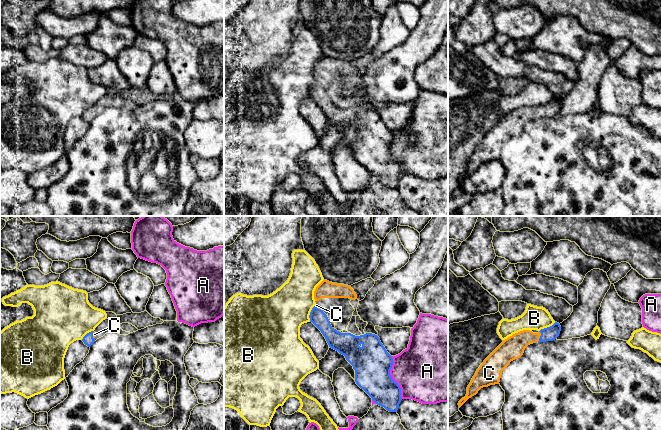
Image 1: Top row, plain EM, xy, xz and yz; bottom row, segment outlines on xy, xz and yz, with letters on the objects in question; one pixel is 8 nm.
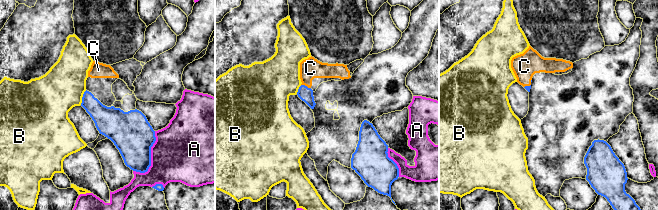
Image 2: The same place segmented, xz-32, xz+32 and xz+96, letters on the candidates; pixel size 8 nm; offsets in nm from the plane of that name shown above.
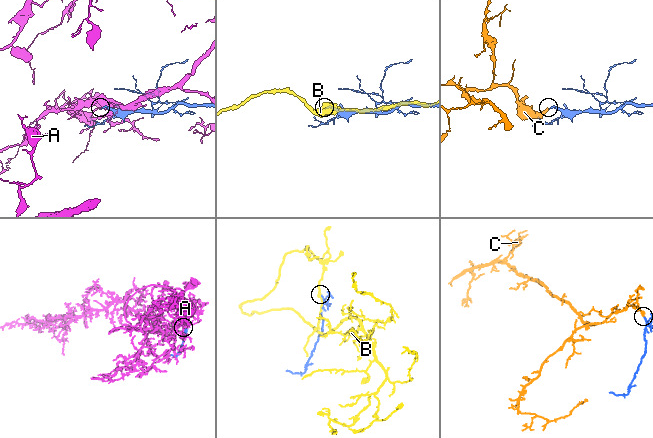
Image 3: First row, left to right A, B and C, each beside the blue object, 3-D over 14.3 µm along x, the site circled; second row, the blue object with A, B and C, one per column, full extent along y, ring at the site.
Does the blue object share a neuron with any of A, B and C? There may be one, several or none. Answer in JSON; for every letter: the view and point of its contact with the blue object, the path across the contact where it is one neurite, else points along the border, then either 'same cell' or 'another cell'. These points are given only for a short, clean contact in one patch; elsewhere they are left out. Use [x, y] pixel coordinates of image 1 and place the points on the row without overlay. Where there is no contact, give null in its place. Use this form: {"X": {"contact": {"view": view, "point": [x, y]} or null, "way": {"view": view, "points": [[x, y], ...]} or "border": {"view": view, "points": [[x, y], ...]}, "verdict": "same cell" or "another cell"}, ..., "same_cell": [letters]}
{"A": {"contact": {"view": "xz", "point": [391, 153]}, "verdict": "another cell"}, "B": {"contact": {"view": "xz", "point": [310, 89]}, "verdict": "another cell"}, "C": {"contact": {"view": "yz", "point": [540, 112]}, "way": {"view": "yz", "points": [[550, 109], [540, 112], [525, 113], [513, 123]]}, "verdict": "same cell"}, "same_cell": ["C"]}

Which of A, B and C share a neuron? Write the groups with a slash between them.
A / B / C

